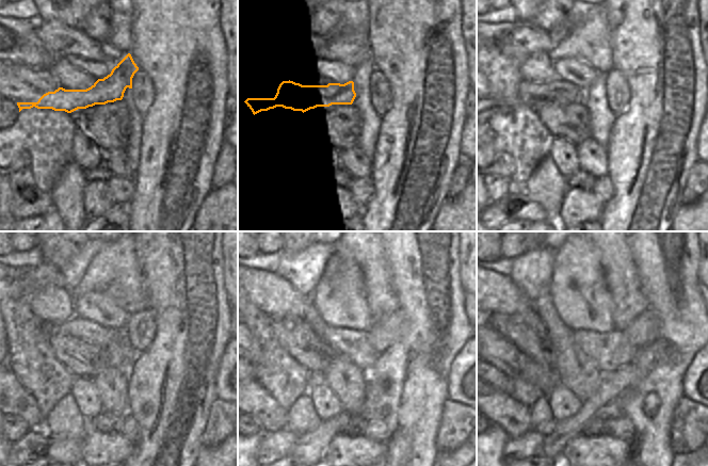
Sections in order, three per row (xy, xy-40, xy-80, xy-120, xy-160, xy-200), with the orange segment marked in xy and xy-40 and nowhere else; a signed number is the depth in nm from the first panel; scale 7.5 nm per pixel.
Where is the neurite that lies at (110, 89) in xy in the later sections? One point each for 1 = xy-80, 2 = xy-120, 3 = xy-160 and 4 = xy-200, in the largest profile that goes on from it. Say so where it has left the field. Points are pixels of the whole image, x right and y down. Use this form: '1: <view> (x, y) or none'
1: xy-80 (557, 90)
2: xy-120 (77, 326)
3: xy-160 (335, 337)
4: xy-200 (579, 336)

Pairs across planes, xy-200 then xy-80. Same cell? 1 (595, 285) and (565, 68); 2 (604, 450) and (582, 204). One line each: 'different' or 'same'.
1: same
2: same

